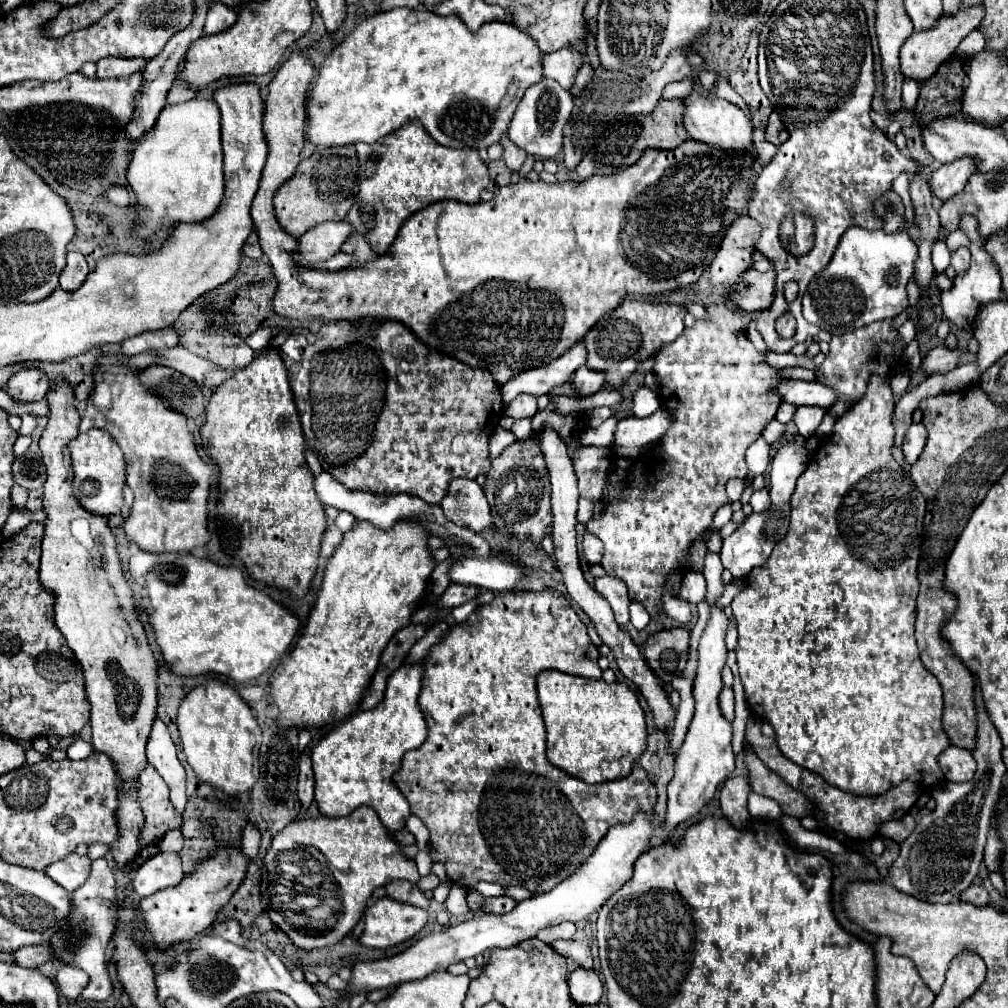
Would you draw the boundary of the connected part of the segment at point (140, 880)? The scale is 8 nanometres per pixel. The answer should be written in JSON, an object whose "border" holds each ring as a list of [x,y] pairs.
{"border":[[[158,852],[132,872],[132,888],[140,898],[146,898],[168,886],[178,886],[184,878],[180,856],[172,852]]]}

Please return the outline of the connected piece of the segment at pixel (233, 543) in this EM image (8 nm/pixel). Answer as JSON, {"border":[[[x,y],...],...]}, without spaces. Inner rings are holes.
{"border":[[[266,348],[262,352],[256,354],[256,358],[244,368],[244,370],[238,370],[232,378],[228,378],[226,382],[222,382],[214,394],[210,396],[210,402],[206,406],[206,422],[200,426],[200,438],[202,438],[202,448],[204,452],[214,460],[214,464],[220,468],[220,478],[218,478],[218,506],[216,506],[216,526],[218,526],[218,532],[220,532],[220,542],[222,542],[222,550],[240,560],[246,570],[248,570],[248,576],[252,580],[260,580],[272,588],[278,588],[282,592],[288,592],[290,596],[294,598],[302,598],[308,590],[310,590],[310,584],[312,584],[312,578],[318,570],[318,554],[320,554],[320,546],[322,546],[322,540],[324,540],[324,532],[326,532],[326,514],[324,514],[324,508],[322,504],[318,502],[318,496],[314,494],[314,482],[312,482],[312,472],[310,468],[306,466],[306,460],[304,460],[304,436],[302,436],[302,424],[300,424],[300,418],[298,418],[298,410],[294,406],[294,398],[290,394],[290,382],[286,382],[286,366],[282,362],[282,358],[278,356],[276,350],[272,348]],[[248,522],[250,524],[250,532],[248,536],[242,534],[242,524]]]}

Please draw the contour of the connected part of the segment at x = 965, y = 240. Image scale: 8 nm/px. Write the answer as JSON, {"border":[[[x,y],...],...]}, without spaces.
{"border":[[[956,230],[956,231],[952,232],[946,238],[945,243],[951,252],[954,252],[954,250],[957,250],[960,247],[969,248],[969,246],[970,246],[969,238],[961,230]]]}

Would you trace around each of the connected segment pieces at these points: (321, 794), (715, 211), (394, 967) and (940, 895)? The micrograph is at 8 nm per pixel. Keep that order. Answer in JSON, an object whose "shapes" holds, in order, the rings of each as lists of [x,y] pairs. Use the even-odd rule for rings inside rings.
{"shapes":[[[[422,664],[398,668],[390,676],[384,700],[376,708],[352,714],[348,720],[326,732],[316,748],[312,748],[312,770],[316,778],[314,800],[324,816],[346,816],[366,804],[376,810],[390,832],[406,826],[410,808],[406,798],[396,790],[392,776],[400,770],[402,756],[408,750],[422,746],[428,736],[426,720],[418,706],[422,672]]],[[[292,52],[270,82],[264,100],[262,128],[268,142],[268,160],[250,214],[262,252],[268,256],[278,280],[278,290],[272,300],[274,312],[290,320],[396,320],[408,326],[428,348],[444,356],[454,356],[454,360],[468,366],[486,368],[498,384],[506,384],[518,372],[560,358],[584,338],[586,330],[590,330],[602,314],[614,310],[624,296],[658,296],[694,284],[714,260],[726,232],[724,228],[740,216],[752,190],[754,158],[724,154],[712,146],[686,140],[674,150],[646,150],[630,170],[620,170],[606,178],[594,176],[586,182],[564,184],[520,180],[496,190],[490,202],[462,204],[456,200],[440,200],[412,214],[388,252],[376,260],[358,262],[338,272],[318,270],[306,264],[300,266],[300,262],[292,260],[298,242],[280,230],[274,218],[272,198],[300,164],[306,92],[312,80],[312,62],[302,52]]],[[[638,812],[630,824],[610,828],[608,834],[602,838],[602,842],[598,844],[598,848],[594,850],[594,854],[586,858],[586,862],[580,864],[578,870],[574,870],[570,878],[562,880],[552,892],[536,894],[520,902],[508,914],[474,914],[470,920],[450,926],[448,930],[440,934],[428,934],[420,938],[406,952],[400,952],[392,958],[356,964],[352,968],[350,992],[346,992],[344,996],[350,998],[352,994],[360,990],[378,990],[378,988],[398,986],[410,980],[422,980],[436,970],[446,970],[450,964],[462,962],[466,958],[474,958],[476,954],[482,954],[486,948],[516,946],[518,942],[524,942],[526,938],[534,938],[540,928],[556,926],[566,920],[568,922],[588,920],[594,912],[600,910],[600,906],[618,888],[622,888],[628,882],[628,878],[632,876],[636,858],[644,852],[644,848],[648,846],[648,838],[654,834],[656,828],[660,828],[660,822],[656,822],[652,814]]],[[[978,686],[974,694],[978,706],[978,746],[974,750],[974,758],[978,762],[978,770],[970,782],[940,786],[932,794],[936,808],[928,816],[922,816],[910,838],[900,844],[900,856],[890,868],[888,880],[892,886],[918,900],[950,904],[958,900],[960,892],[972,884],[982,862],[992,806],[1002,792],[1002,778],[1006,774],[1000,756],[1002,744],[982,706]]]]}

